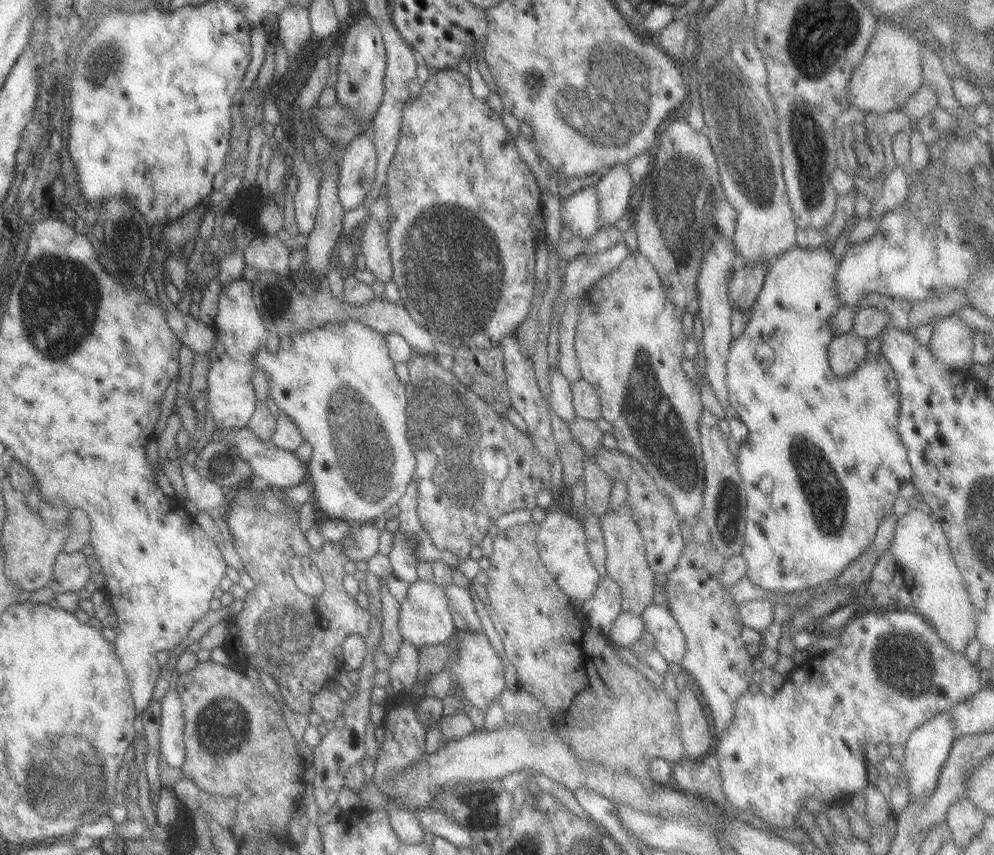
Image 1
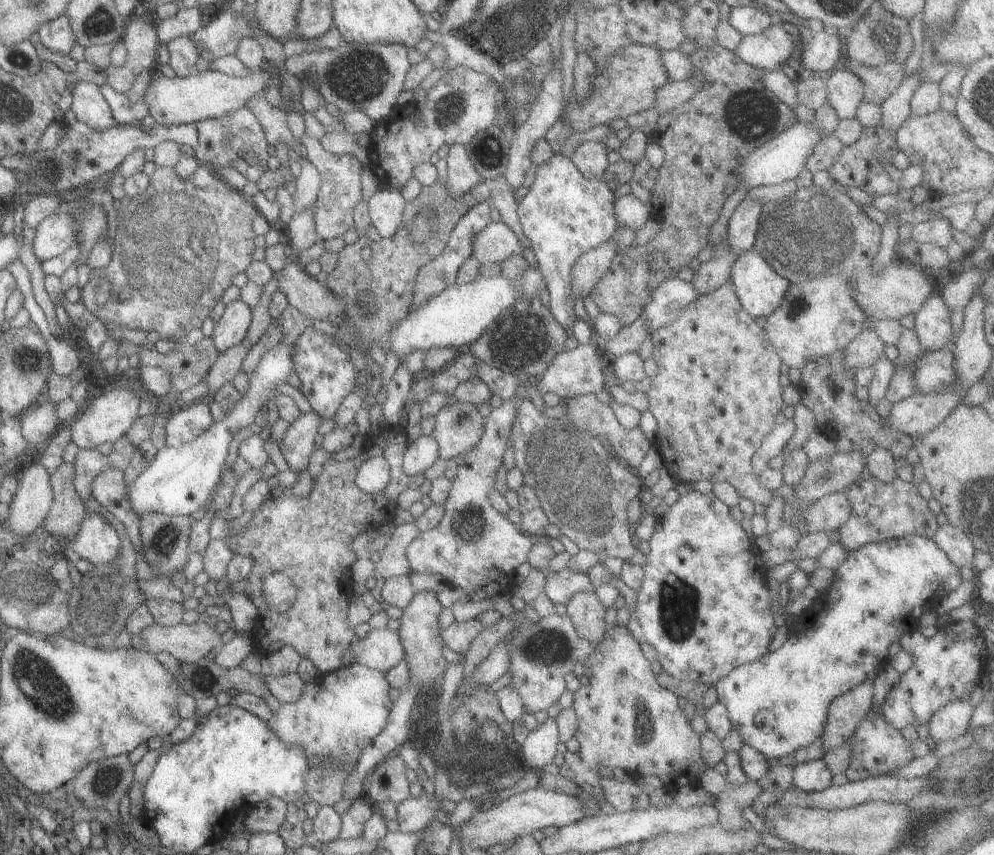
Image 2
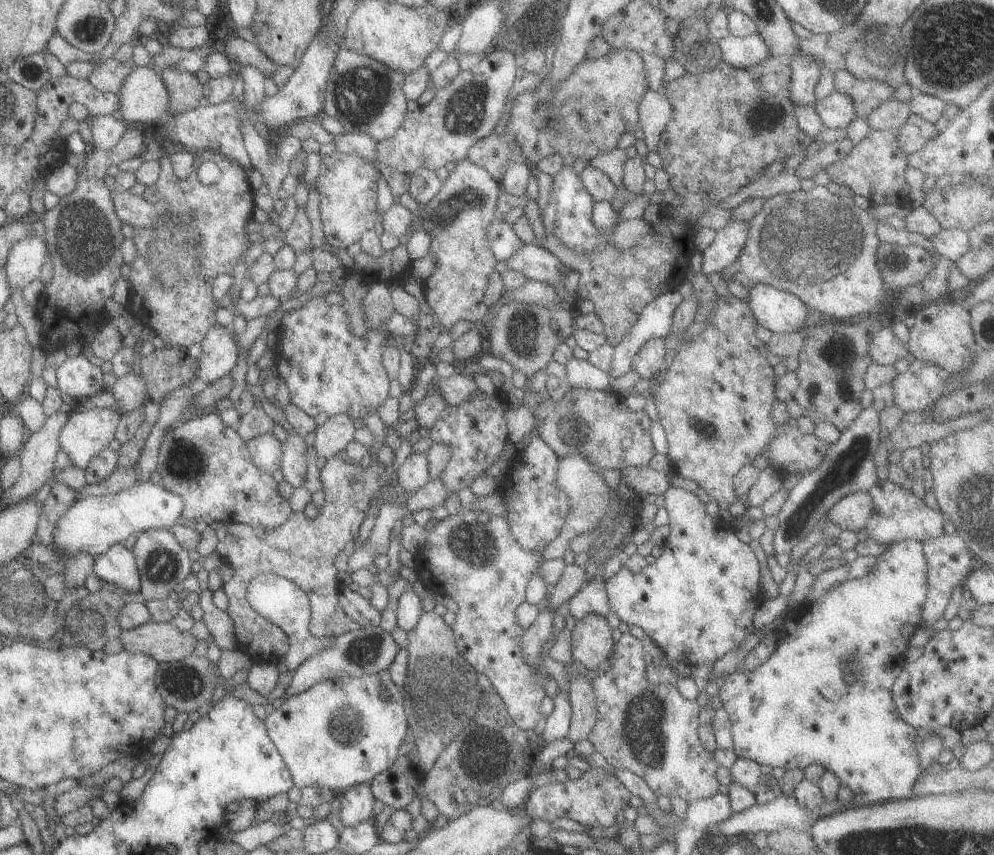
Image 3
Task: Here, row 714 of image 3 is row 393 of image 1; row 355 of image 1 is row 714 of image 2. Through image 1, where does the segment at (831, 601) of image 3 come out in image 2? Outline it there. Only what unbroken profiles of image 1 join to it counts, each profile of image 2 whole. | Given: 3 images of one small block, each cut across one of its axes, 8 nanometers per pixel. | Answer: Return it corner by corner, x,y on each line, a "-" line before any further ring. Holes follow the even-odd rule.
907,535
848,551
847,558
832,571
831,586
801,614
801,630
793,632
777,650
733,668
713,684
716,700
725,707
741,742
763,754
766,760
787,756
815,742
822,735
829,703
861,682
874,679
889,657
887,648
898,643
901,634
917,630
916,620
960,582
959,569
947,560
931,537
-
873,706
873,709
865,714
859,726
853,730
852,737
851,756
845,773
854,780
860,781
875,775
891,775
895,768
905,766
913,758
909,742
901,736
899,730
883,720
880,706

